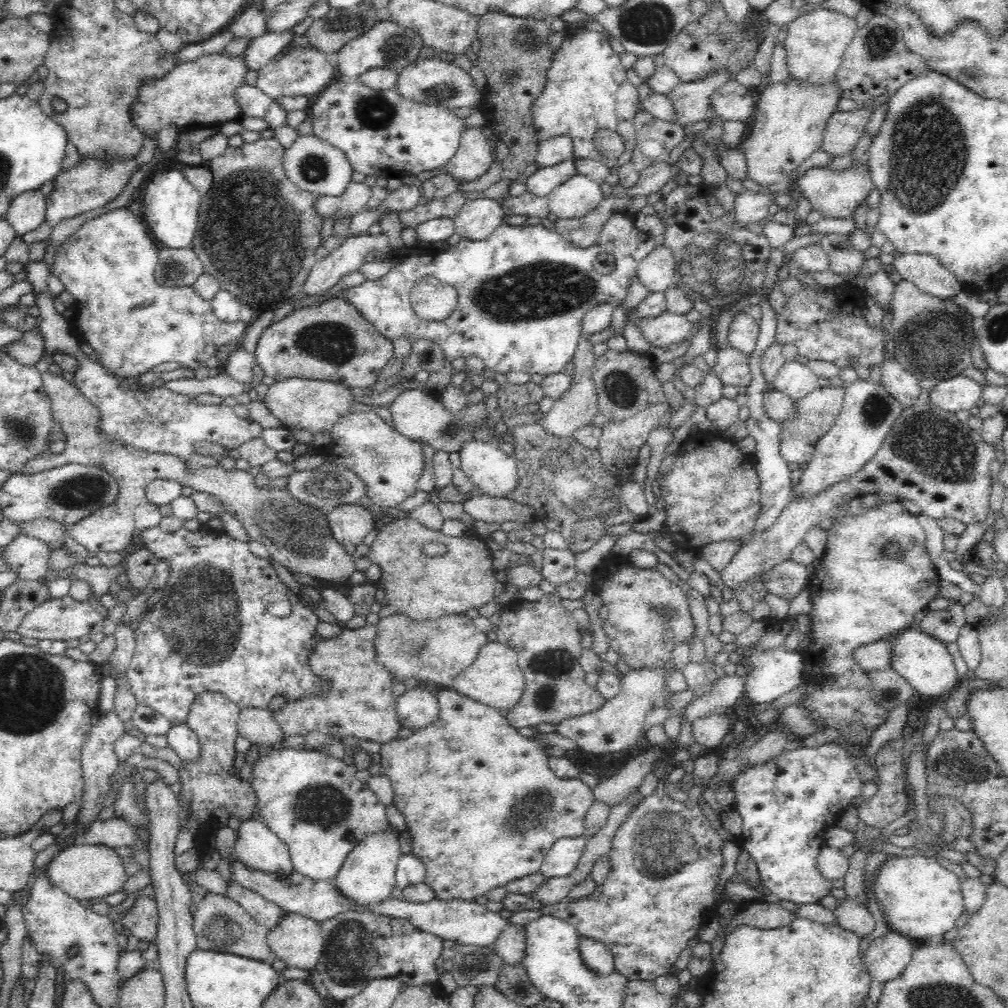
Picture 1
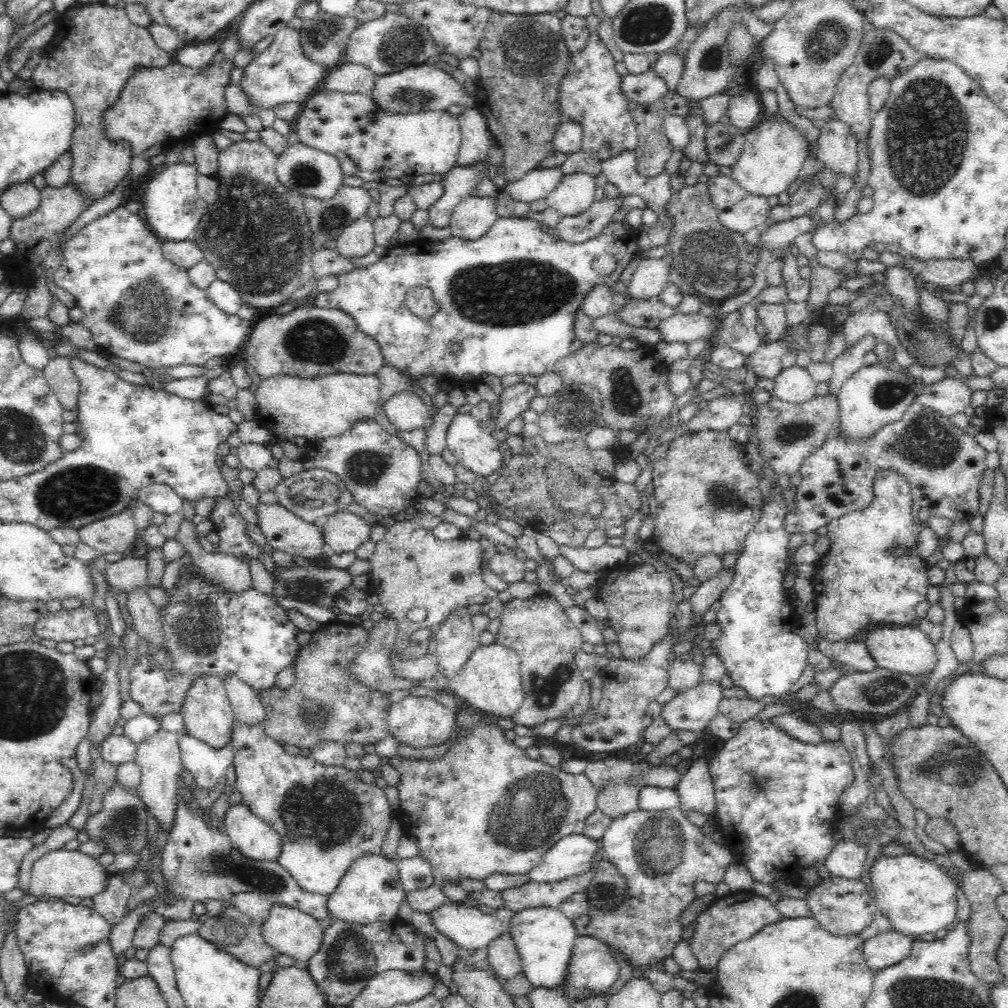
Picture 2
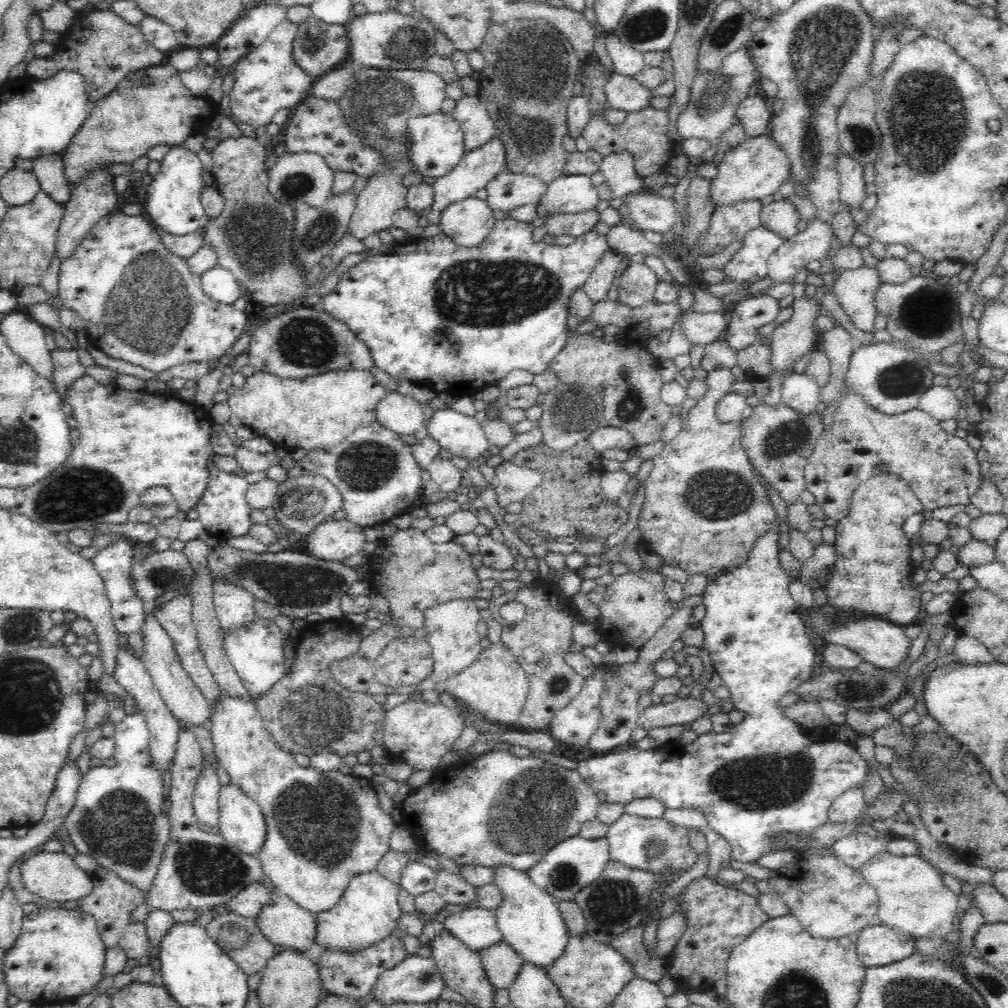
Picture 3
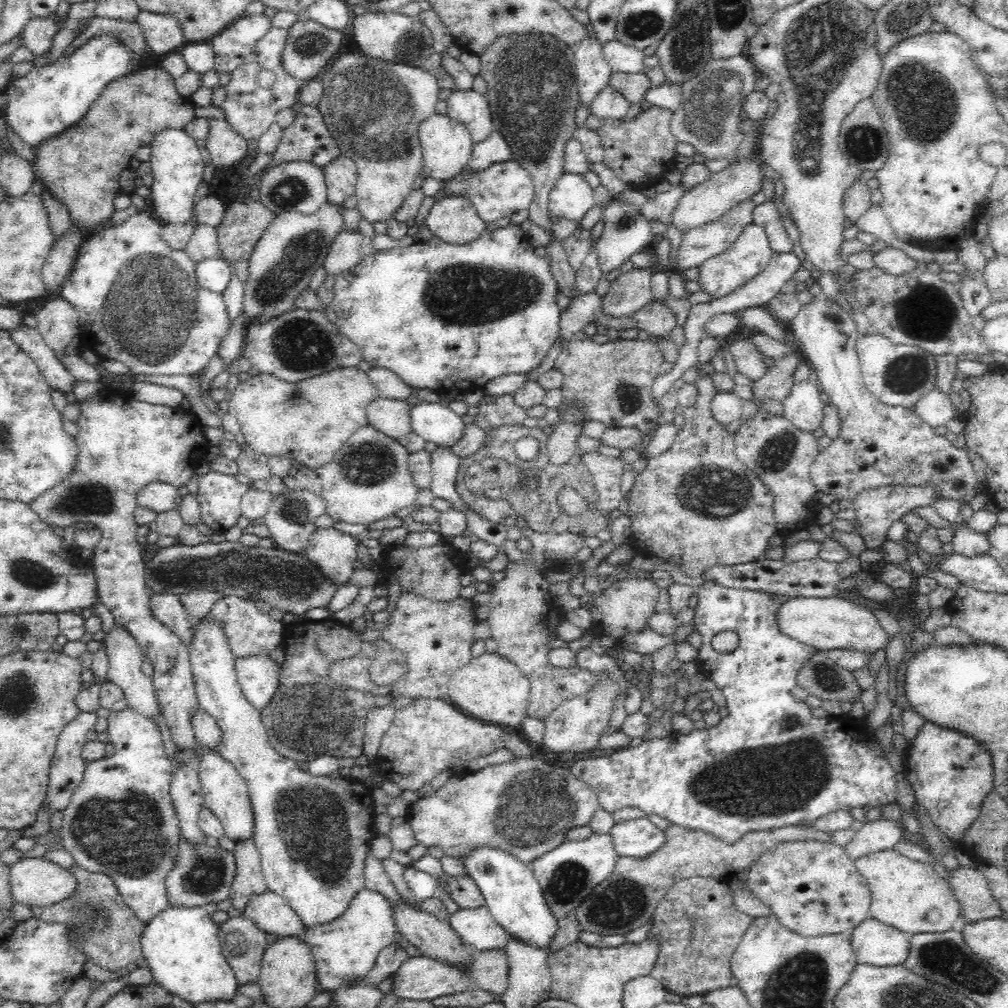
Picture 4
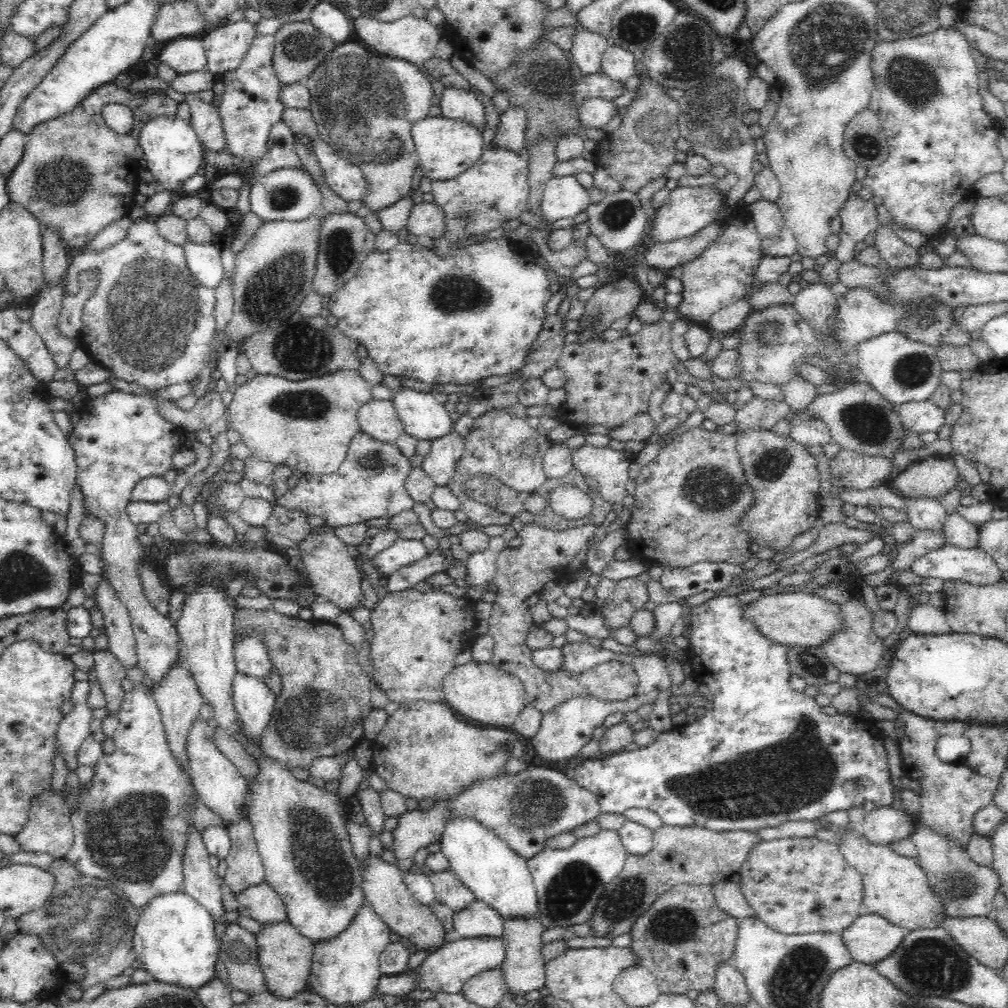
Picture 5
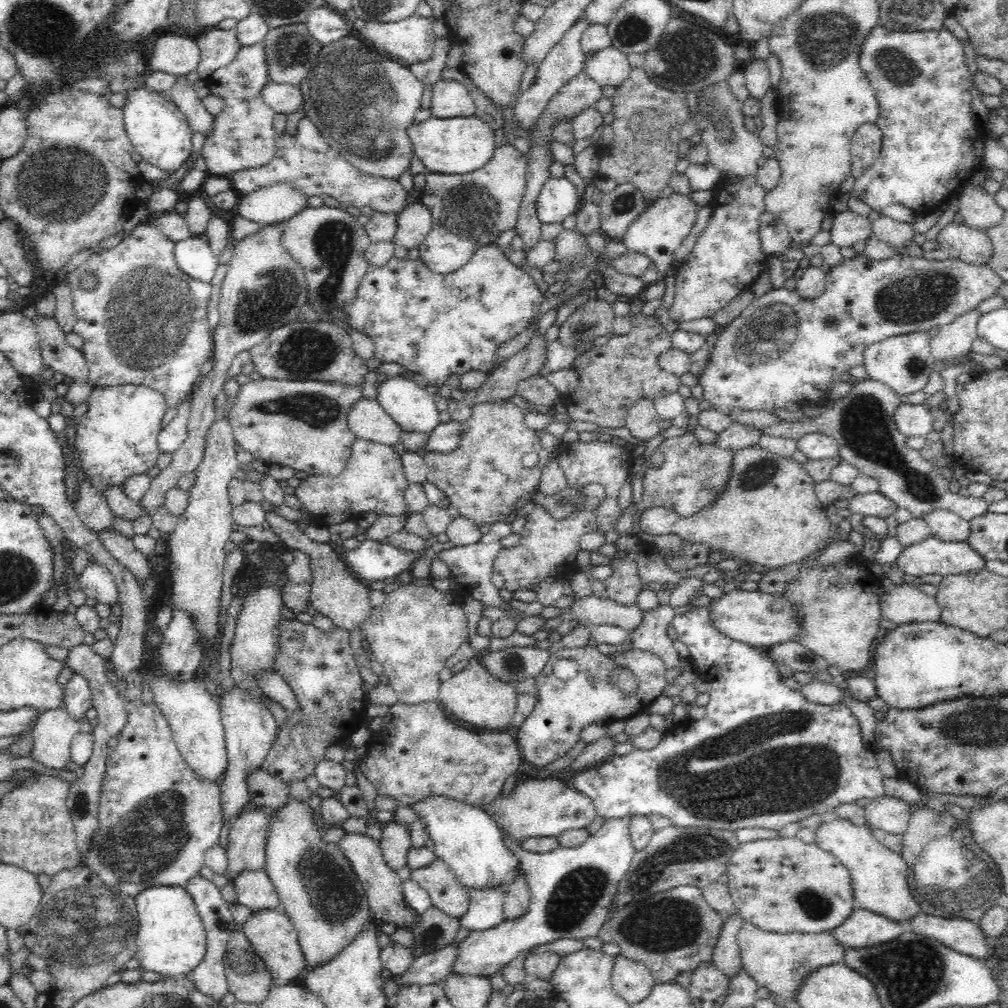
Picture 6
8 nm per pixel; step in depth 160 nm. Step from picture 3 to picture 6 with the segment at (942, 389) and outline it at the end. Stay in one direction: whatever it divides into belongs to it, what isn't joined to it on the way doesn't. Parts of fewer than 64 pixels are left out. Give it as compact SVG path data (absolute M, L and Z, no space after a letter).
M900 403L894 410L894 423L898 431L906 438L924 437L932 431L932 413L922 403Z

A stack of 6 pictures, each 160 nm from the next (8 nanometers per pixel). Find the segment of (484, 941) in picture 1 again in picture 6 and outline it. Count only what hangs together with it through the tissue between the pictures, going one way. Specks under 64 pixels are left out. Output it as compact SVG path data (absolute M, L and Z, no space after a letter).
M504 886L467 888L469 909L459 919L468 930L488 930L504 920Z

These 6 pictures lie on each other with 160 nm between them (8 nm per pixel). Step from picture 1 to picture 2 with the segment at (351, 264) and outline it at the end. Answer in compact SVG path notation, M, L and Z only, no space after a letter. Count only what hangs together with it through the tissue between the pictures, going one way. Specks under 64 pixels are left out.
M367 212L360 216L354 223L344 227L338 235L337 251L344 258L352 258L352 256L364 256L372 250L374 243L375 230L374 222L371 220Z

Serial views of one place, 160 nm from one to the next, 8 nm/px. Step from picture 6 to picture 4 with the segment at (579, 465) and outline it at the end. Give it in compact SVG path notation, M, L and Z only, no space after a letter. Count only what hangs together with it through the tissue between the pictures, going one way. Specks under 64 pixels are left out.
M599 451L581 452L580 459L584 467L592 475L599 499L595 508L602 514L613 516L622 499L622 476L624 463L622 459L604 456Z

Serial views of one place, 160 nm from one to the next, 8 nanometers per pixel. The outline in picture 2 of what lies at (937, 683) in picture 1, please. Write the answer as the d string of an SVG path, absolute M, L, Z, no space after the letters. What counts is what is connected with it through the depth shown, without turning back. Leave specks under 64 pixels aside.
M884 625L864 632L858 636L858 640L866 645L870 657L874 659L874 663L878 667L887 668L892 672L905 672L914 677L917 674L926 674L926 672L934 670L936 664L934 644L915 625Z

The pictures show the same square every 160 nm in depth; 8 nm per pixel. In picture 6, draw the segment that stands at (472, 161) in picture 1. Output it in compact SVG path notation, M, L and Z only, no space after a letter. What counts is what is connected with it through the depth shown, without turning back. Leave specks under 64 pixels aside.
M440 78L436 84L430 86L432 117L455 118L475 115L475 105L470 90L456 80Z

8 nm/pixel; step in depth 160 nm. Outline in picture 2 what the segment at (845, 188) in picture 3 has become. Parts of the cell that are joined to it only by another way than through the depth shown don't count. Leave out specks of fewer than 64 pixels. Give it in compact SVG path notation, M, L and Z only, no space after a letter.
M834 116L821 128L818 138L818 160L838 178L852 178L857 173L857 139L844 122Z

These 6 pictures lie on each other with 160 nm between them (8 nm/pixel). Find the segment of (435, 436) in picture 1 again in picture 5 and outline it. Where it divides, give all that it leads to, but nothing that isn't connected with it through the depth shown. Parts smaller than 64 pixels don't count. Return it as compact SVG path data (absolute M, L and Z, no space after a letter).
M372 399L356 412L360 431L385 443L395 443L404 434L402 421L389 400Z

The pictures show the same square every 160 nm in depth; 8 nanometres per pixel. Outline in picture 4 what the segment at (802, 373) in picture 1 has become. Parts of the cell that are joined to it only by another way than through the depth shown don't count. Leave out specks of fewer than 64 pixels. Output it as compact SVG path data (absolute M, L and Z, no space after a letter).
M810 381L793 385L783 400L783 416L798 430L814 432L822 428L825 404L818 397L818 388Z

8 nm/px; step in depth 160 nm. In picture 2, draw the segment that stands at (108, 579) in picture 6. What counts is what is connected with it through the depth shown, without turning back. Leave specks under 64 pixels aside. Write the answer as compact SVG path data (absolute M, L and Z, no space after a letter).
M163 727L137 744L135 761L140 766L141 781L137 788L142 802L146 805L147 811L158 820L159 825L166 833L170 833L172 822L174 822L174 812L176 812L176 792L178 782L181 778L183 760L179 747L179 732L168 732Z

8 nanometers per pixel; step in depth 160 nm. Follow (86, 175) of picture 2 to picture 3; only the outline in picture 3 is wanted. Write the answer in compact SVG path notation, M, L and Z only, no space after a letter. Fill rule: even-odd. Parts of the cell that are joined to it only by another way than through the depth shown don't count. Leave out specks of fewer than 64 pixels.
M110 9L92 10L76 16L72 28L55 42L55 53L52 58L35 57L28 63L26 74L30 78L48 79L60 70L72 70L82 74L86 81L86 93L90 99L90 108L112 93L117 85L133 71L147 67L163 65L166 55L156 50L139 29L139 25L131 25ZM106 165L101 169L96 169L91 172L92 176L84 180L84 184L78 186L71 192L71 199L65 204L65 211L59 230L57 231L56 242L54 242L54 258L60 261L70 258L76 247L83 241L86 234L102 220L102 218L116 211L121 204L119 199L116 199L116 194L112 188L113 178L110 175L110 166Z

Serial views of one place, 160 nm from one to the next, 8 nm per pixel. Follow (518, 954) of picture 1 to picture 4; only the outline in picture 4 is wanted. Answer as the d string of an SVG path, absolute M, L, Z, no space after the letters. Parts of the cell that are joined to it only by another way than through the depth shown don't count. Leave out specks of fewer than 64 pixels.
M504 949L479 951L473 955L471 977L474 983L500 1000L508 986L508 963Z

